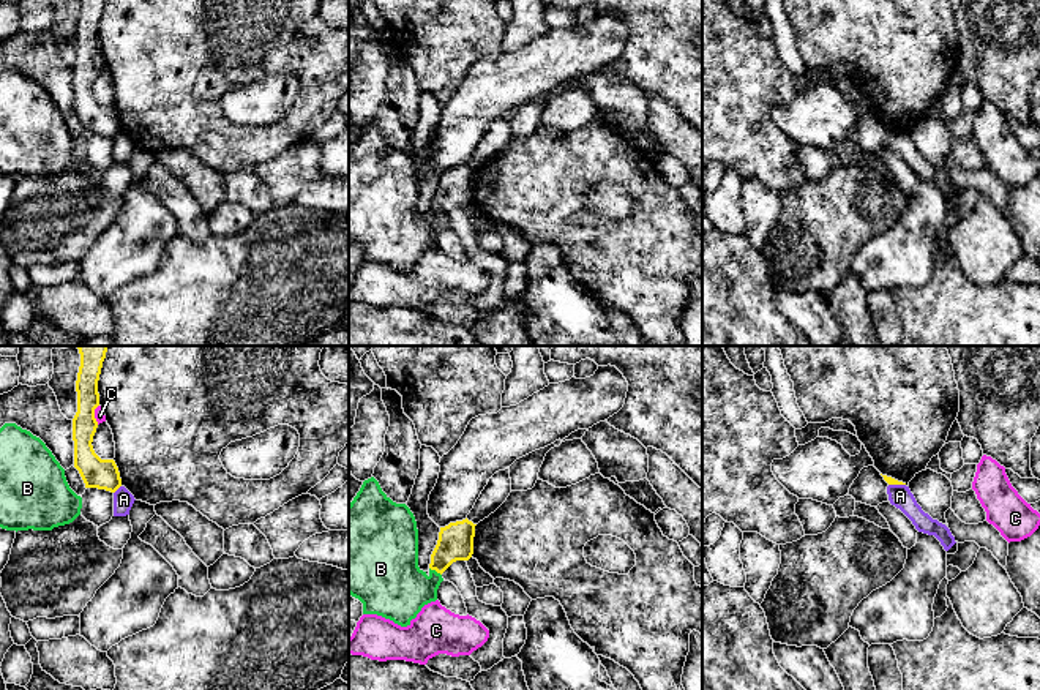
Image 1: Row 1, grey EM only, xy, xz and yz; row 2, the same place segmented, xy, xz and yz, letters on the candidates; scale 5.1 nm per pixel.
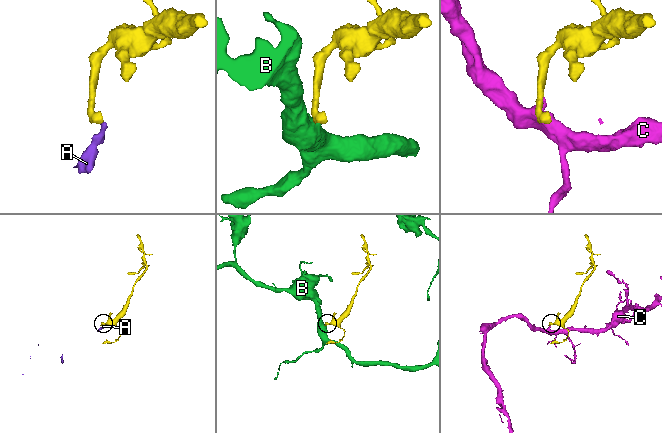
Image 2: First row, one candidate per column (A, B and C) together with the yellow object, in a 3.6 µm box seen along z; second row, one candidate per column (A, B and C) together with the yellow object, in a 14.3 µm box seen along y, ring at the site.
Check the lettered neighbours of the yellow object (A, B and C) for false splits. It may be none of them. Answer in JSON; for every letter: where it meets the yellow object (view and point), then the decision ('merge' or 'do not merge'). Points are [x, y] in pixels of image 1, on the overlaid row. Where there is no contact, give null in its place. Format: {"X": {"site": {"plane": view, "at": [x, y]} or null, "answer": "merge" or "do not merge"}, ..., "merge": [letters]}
{"A": {"site": {"plane": "xy", "at": [117, 488]}, "answer": "do not merge"}, "B": {"site": {"plane": "xz", "at": [436, 570]}, "answer": "do not merge"}, "C": {"site": {"plane": "xy", "at": [93, 414]}, "answer": "do not merge"}, "merge": []}

